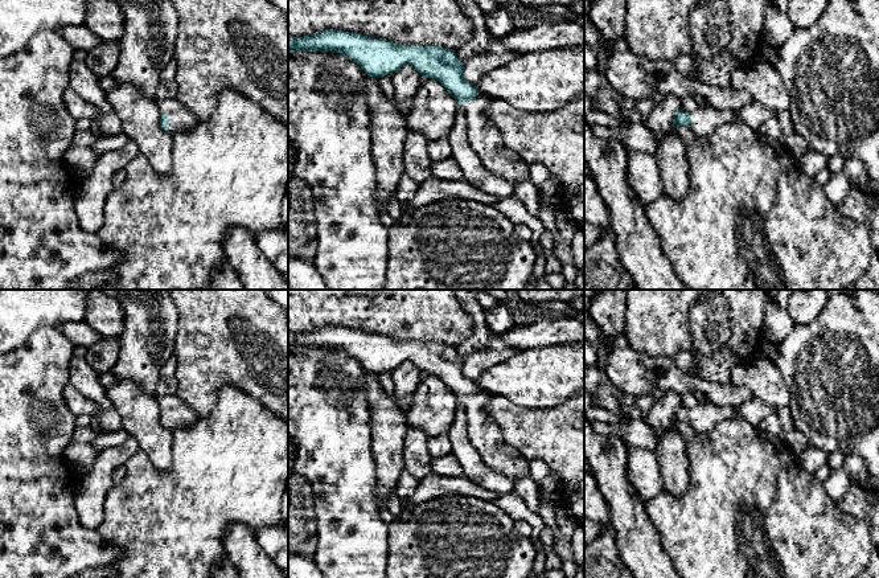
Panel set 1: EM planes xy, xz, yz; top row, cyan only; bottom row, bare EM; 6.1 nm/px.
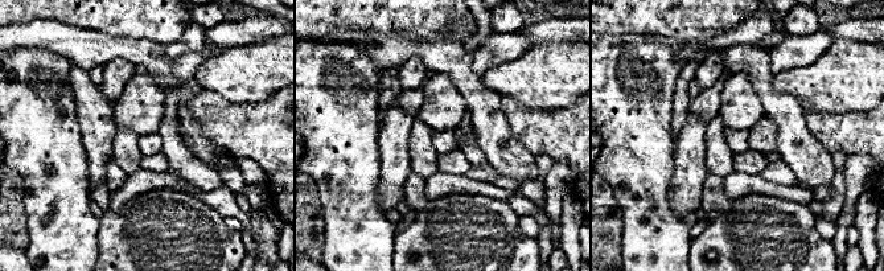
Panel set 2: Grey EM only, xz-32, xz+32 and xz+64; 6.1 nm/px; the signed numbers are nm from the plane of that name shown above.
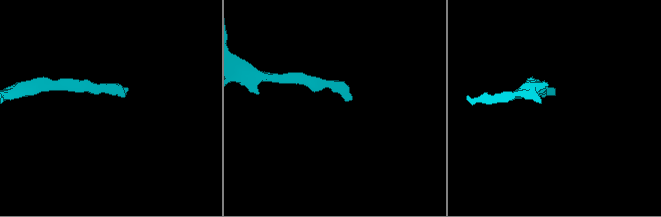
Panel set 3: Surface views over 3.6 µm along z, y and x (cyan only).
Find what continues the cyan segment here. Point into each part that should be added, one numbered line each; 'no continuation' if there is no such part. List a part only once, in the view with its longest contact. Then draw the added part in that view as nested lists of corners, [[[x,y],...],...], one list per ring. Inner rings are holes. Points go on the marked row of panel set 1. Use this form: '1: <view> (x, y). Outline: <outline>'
1: xz (484, 138). Outline: [[[484,95],[459,103],[468,122],[469,144],[492,175],[512,185],[527,181],[529,164],[504,145],[497,127],[485,116],[489,104],[490,99]]]

